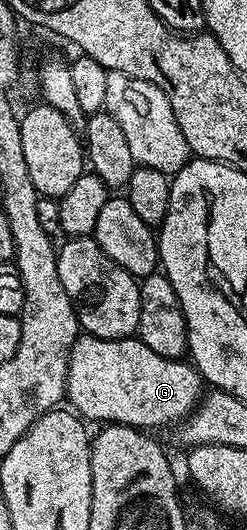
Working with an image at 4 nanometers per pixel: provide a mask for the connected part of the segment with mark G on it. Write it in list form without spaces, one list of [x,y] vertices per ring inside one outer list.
[[[81,335],[71,347],[65,392],[68,404],[86,422],[157,431],[153,429],[176,426],[197,408],[203,396],[201,385],[201,374],[188,360],[158,355],[136,336],[103,339]]]

